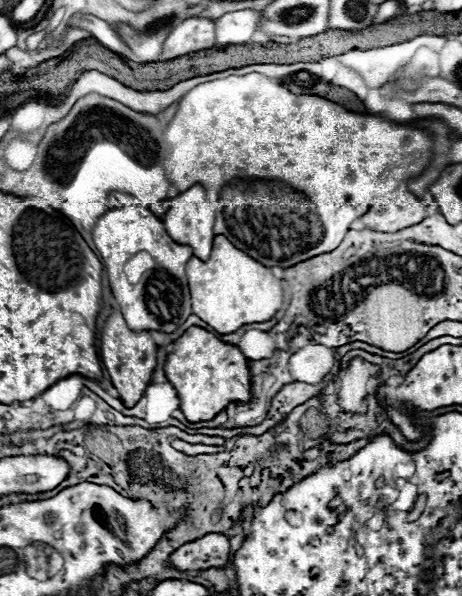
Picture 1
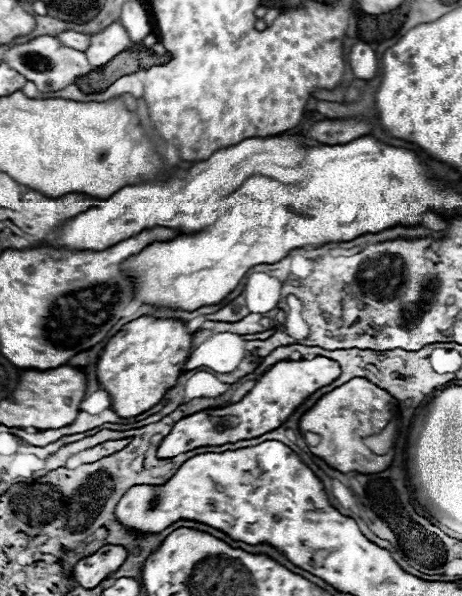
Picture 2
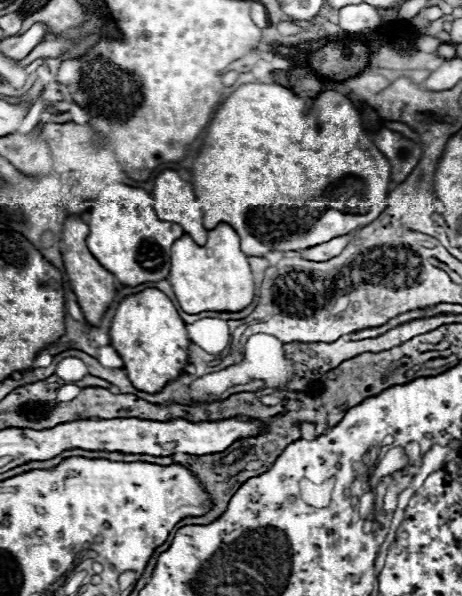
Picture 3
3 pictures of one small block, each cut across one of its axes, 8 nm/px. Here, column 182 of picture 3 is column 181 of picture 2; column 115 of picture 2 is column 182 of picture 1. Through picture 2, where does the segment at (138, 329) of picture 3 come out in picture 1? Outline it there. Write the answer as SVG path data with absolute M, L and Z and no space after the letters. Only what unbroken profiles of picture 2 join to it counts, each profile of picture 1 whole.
M192 326L176 342L174 352L166 360L166 378L176 388L180 410L190 422L212 420L230 402L252 402L252 372L248 358L232 344L224 344L212 332Z

